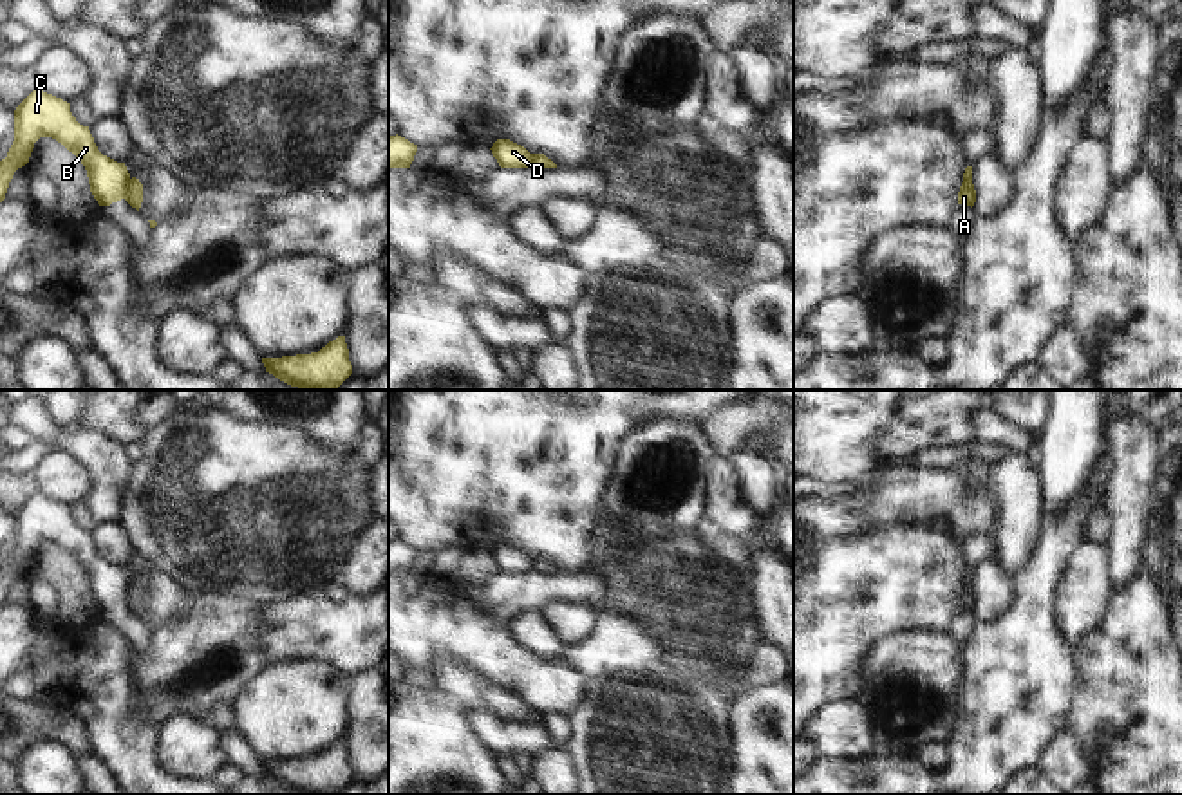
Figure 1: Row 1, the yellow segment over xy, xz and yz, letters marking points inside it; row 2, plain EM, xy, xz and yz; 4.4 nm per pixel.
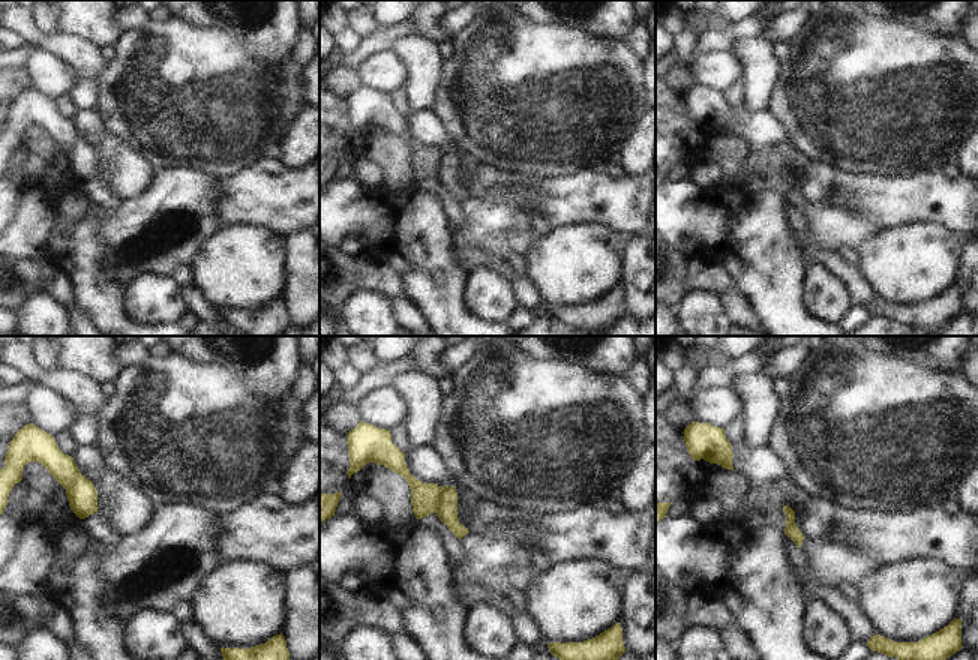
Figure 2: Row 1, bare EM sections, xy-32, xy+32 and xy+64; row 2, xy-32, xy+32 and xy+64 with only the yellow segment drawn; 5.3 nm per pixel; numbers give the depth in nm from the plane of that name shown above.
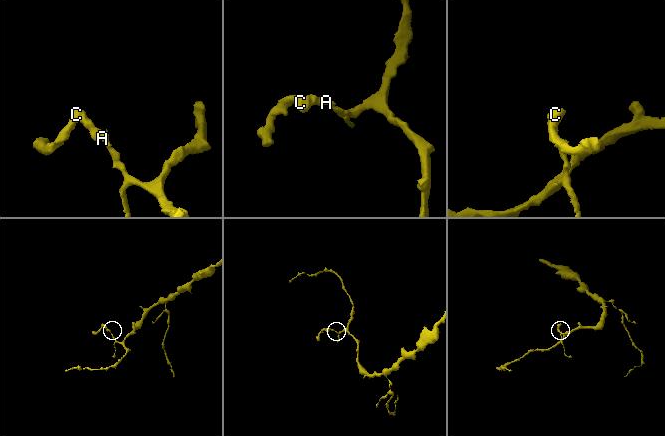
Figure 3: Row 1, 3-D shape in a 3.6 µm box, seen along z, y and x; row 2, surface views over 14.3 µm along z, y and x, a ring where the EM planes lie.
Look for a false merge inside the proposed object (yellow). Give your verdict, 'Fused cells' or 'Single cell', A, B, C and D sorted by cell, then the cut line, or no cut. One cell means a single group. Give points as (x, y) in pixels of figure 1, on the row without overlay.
Fused cells. Groups: A / B C D. Split along xy (129, 582), (123, 602)

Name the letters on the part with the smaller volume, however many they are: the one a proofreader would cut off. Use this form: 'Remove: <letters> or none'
Remove: B, C, D

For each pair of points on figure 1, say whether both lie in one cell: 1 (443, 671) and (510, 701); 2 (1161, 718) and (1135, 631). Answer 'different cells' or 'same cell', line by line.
1: same cell
2: same cell

